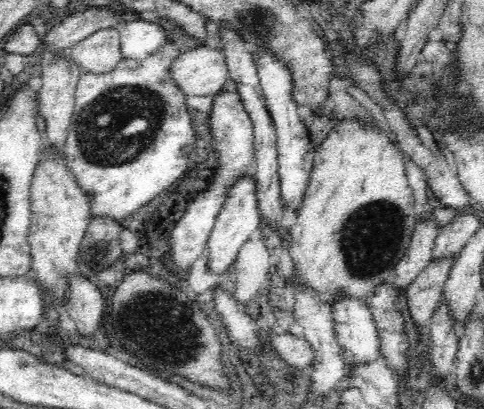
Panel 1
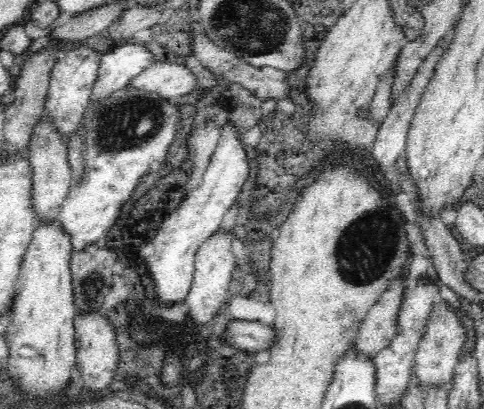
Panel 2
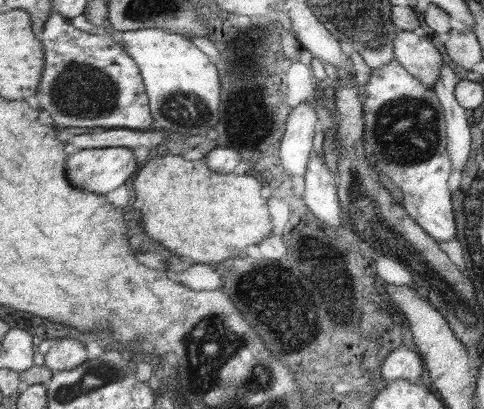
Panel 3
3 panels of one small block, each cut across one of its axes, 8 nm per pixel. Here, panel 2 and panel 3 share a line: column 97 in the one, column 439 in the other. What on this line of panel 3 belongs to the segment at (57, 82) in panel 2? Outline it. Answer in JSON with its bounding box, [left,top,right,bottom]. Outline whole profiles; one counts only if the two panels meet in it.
[397,32,445,90]

